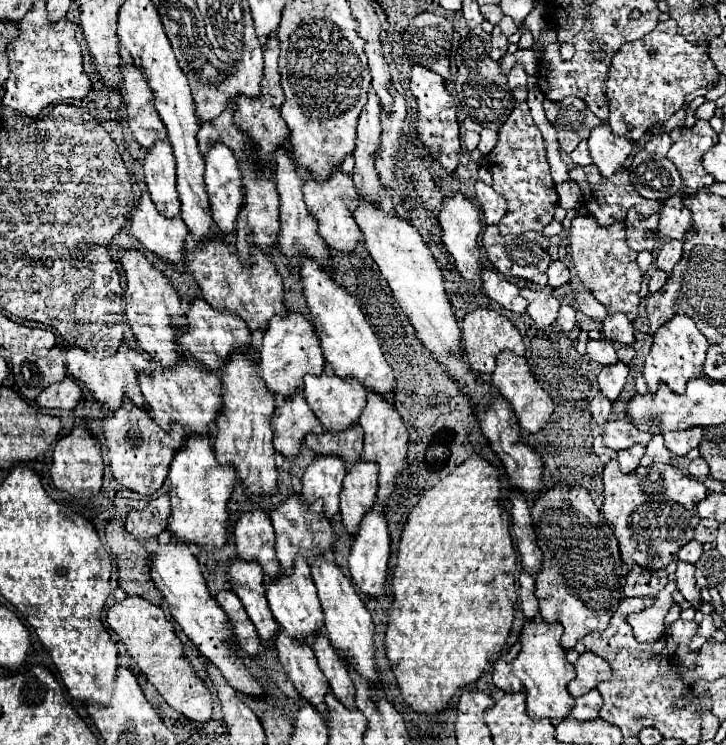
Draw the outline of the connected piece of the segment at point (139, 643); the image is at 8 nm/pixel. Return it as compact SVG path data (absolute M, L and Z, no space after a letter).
M126 597L124 601L112 605L106 613L106 625L118 635L118 639L126 645L128 655L138 663L148 681L158 689L164 701L184 715L194 715L190 721L206 723L212 717L212 695L206 689L204 681L196 677L194 669L182 657L182 641L176 637L172 623L164 615L164 611L142 597Z

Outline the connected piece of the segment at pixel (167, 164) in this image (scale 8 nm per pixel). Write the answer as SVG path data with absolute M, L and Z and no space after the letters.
M156 141L154 147L146 153L144 159L144 173L146 173L146 187L150 191L150 197L158 211L164 211L164 215L178 215L180 203L176 193L176 161L170 143Z

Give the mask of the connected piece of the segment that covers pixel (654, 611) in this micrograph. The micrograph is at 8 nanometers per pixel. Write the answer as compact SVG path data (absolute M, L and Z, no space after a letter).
M670 581L658 595L652 607L642 613L628 615L628 623L634 629L634 637L638 641L654 641L664 631L664 617L672 605L672 593L676 589L676 581Z

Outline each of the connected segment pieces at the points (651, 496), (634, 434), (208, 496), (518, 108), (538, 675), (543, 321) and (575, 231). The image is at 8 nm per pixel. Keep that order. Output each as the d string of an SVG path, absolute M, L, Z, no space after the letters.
M612 459L604 465L604 503L602 503L602 513L604 519L608 523L614 525L614 535L618 539L620 545L620 555L624 559L624 563L628 563L628 567L632 567L634 563L646 567L646 569L662 569L666 567L670 561L676 559L676 553L682 545L686 545L692 535L694 535L694 527L698 525L700 517L696 515L696 505L698 501L702 501L708 495L706 487L700 481L690 479L688 475L684 475L680 469L672 467L672 465L662 465L662 471L654 473L654 471L646 471L640 473L632 471L632 473L622 473L618 467L618 461Z
M620 419L620 421L608 421L604 425L604 445L610 449L628 449L634 443L640 445L648 445L650 441L650 433L638 433L638 429L634 425L630 425L630 421Z
M188 433L184 445L176 451L172 459L168 481L172 501L168 531L172 535L178 535L178 539L184 539L186 543L222 547L226 541L228 525L226 503L236 483L236 469L230 463L222 465L218 461L208 433Z
M520 64L515 65L508 73L508 85L514 93L516 105L498 131L498 143L486 157L494 179L492 189L500 193L508 203L508 213L498 223L502 235L508 233L522 235L526 231L542 231L554 219L554 209L558 203L558 193L550 177L550 167L546 159L546 143L540 129L534 125L530 109L526 105L526 87L528 87L526 79L528 77Z
M540 615L534 619L524 619L524 627L520 631L522 649L514 659L514 675L520 677L526 691L526 705L534 719L548 717L554 723L570 715L570 707L574 707L574 699L568 695L568 681L574 679L574 665L566 659L566 651L560 645L562 625L546 623Z
M522 287L522 289L520 289L520 295L528 301L526 313L528 313L540 327L550 325L550 323L556 319L560 301L558 301L554 295L544 293L544 291L534 291L534 289L528 289L528 287Z
M576 213L570 225L570 253L580 281L594 293L594 297L608 309L608 313L624 313L630 321L634 321L638 317L642 273L636 263L636 253L626 245L624 223L618 221L608 227L600 227L594 217L582 217Z

